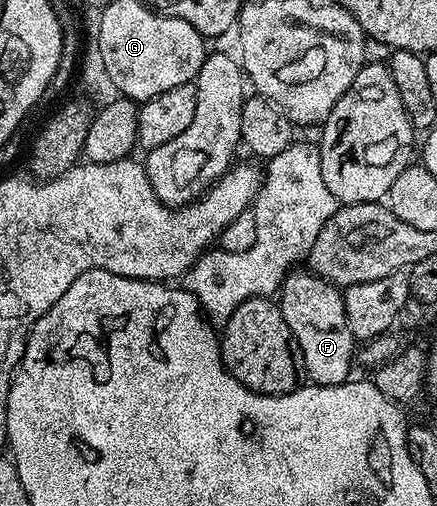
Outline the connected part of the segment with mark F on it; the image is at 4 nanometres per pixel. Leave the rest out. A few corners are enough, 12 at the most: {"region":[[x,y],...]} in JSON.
{"region":[[293,270],[279,303],[314,384],[350,379],[342,289]]}

